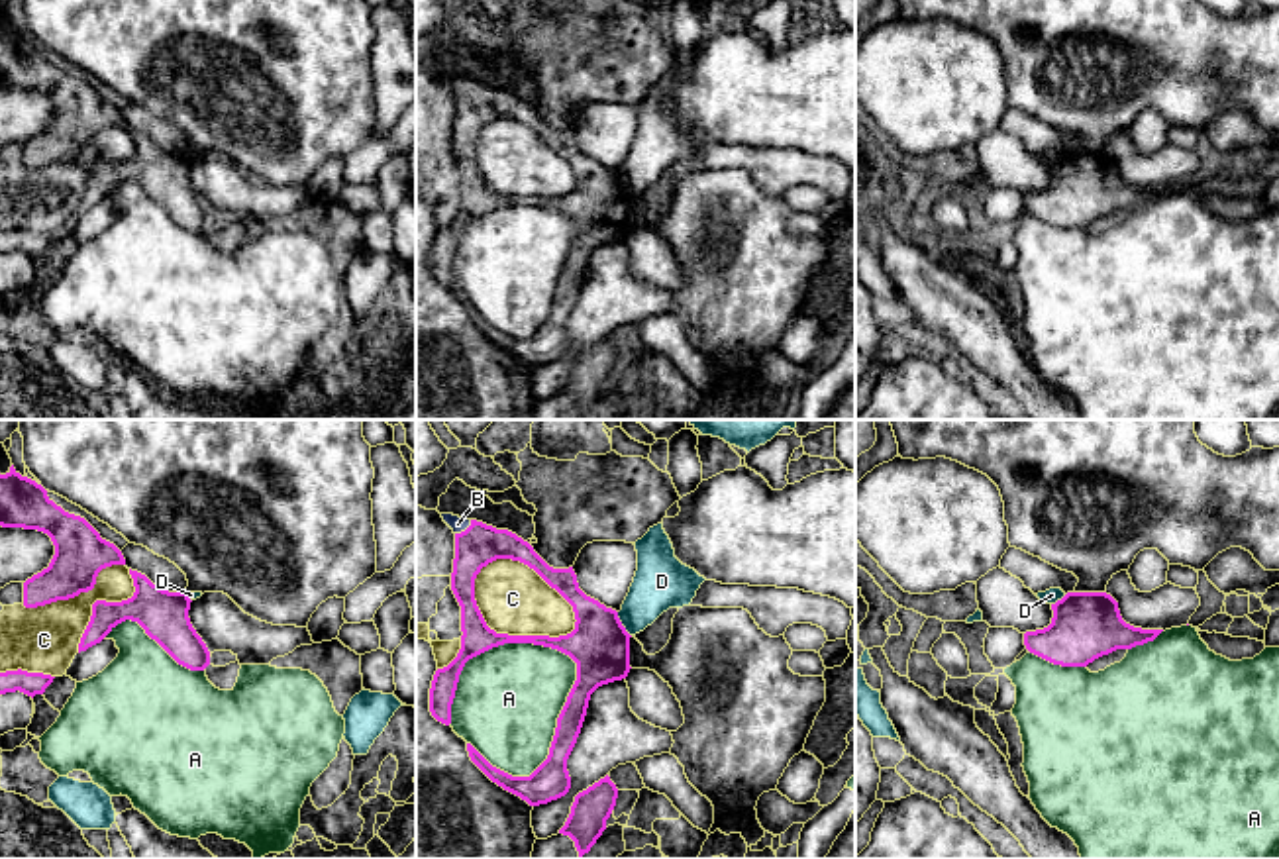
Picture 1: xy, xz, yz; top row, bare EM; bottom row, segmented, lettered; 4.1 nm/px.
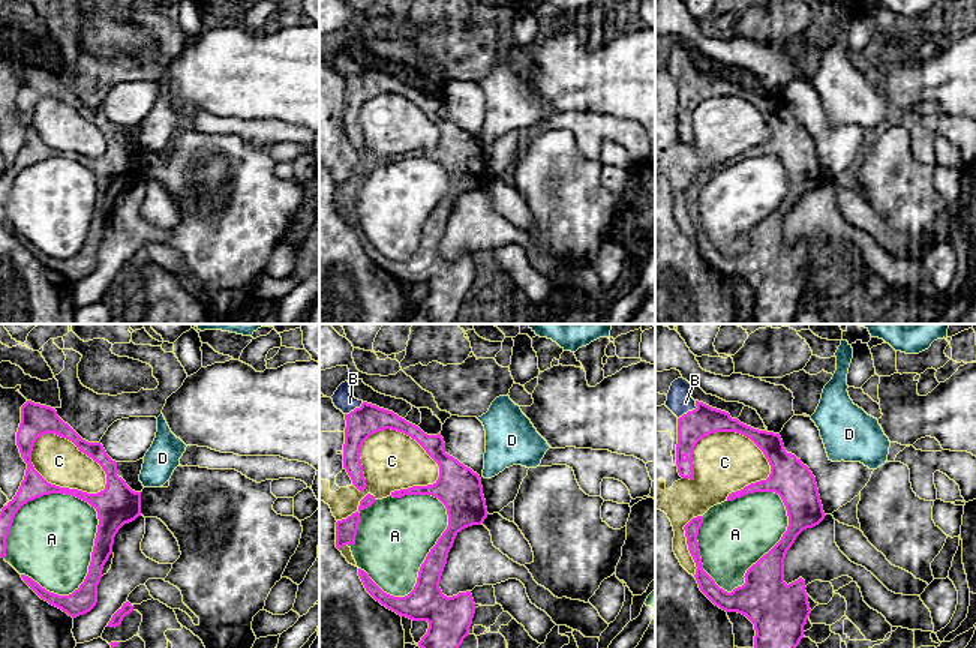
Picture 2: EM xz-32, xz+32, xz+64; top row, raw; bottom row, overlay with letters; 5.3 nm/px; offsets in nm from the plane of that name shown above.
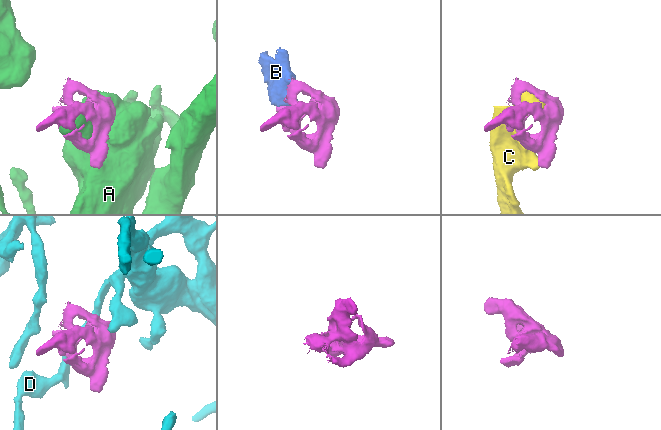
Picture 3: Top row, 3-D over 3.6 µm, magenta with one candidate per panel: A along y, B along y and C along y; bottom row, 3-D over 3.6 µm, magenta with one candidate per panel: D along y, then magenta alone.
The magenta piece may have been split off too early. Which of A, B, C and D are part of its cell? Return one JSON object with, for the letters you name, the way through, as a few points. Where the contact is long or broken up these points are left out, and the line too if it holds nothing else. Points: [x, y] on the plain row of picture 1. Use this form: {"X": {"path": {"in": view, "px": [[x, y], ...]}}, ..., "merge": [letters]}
{"merge": ["B"]}

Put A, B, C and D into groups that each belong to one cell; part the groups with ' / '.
A / B / C / D

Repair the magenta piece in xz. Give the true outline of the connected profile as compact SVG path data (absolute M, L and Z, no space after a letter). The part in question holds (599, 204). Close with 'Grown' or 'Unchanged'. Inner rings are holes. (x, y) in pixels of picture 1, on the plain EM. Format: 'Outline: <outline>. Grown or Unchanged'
Outline: M441 75L455 94L455 120L451 151L461 167L461 210L443 229L437 229L430 249L432 277L449 286L451 265L465 224L504 204L534 204L557 210L577 224L577 241L557 278L547 320L530 337L512 337L492 328L471 304L471 322L498 347L520 357L530 367L547 365L571 349L567 320L581 294L590 255L630 233L630 194L618 173L587 157L577 143L573 127L549 127L534 108L508 90L496 90L477 80ZM496 120L512 120L534 129L555 149L575 173L575 190L567 196L508 196L490 190L475 161L475 139L483 127Z. Grown

